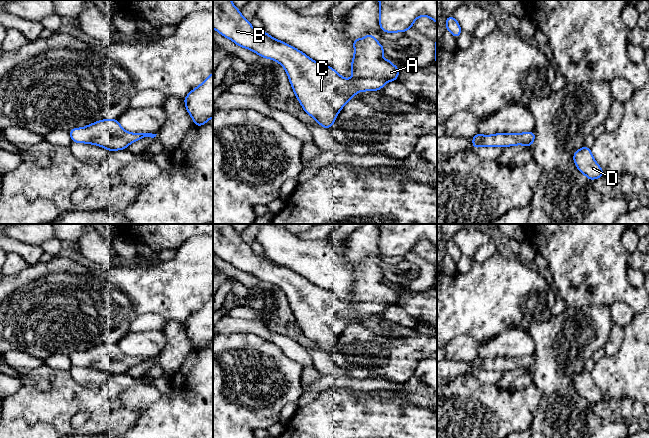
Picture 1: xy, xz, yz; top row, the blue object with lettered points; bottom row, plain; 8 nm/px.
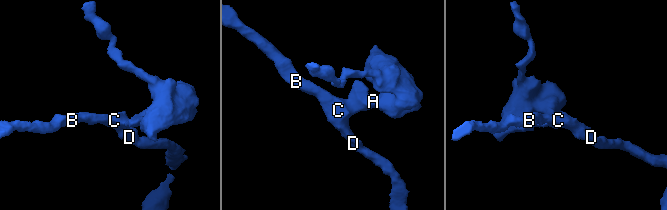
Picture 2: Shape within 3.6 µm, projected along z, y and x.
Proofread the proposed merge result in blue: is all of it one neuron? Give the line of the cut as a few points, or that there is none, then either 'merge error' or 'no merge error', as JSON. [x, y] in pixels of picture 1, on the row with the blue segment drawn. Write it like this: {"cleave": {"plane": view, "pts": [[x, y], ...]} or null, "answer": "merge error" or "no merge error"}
{"cleave": null, "answer": "no merge error"}

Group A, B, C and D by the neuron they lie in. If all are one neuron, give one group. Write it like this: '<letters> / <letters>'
A B C D

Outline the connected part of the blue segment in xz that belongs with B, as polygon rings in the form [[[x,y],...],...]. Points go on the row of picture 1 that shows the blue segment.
[[[213,0],[213,28],[238,46],[280,63],[303,110],[327,129],[356,93],[381,90],[387,82],[397,81],[400,73],[391,60],[382,57],[384,47],[368,34],[352,40],[352,79],[344,78],[265,31],[256,31],[231,0]]]

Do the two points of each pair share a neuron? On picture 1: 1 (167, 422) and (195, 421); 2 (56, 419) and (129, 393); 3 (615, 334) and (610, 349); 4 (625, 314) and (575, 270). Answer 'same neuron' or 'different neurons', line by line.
1: same neuron
2: different neurons
3: same neuron
4: different neurons

